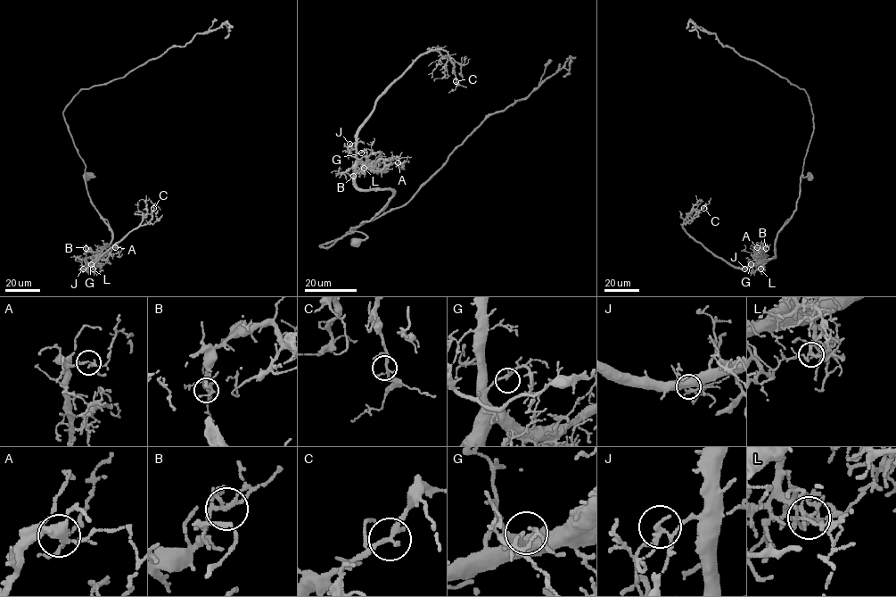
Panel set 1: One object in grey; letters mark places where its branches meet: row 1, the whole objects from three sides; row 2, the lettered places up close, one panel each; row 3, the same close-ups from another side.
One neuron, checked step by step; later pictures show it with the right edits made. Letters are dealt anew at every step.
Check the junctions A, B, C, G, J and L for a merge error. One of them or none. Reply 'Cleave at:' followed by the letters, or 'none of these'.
Cleave at: J

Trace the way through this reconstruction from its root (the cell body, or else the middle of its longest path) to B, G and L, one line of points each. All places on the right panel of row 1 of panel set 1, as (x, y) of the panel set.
B: (809, 176), (801, 178), (796, 210), (777, 233), (775, 257), (757, 263), (759, 254), (756, 252), (766, 247)
G: (809, 176), (801, 178), (796, 210), (777, 233), (775, 257), (751, 264)
L: (809, 176), (801, 178), (796, 210), (777, 233), (775, 257), (757, 263), (760, 269)

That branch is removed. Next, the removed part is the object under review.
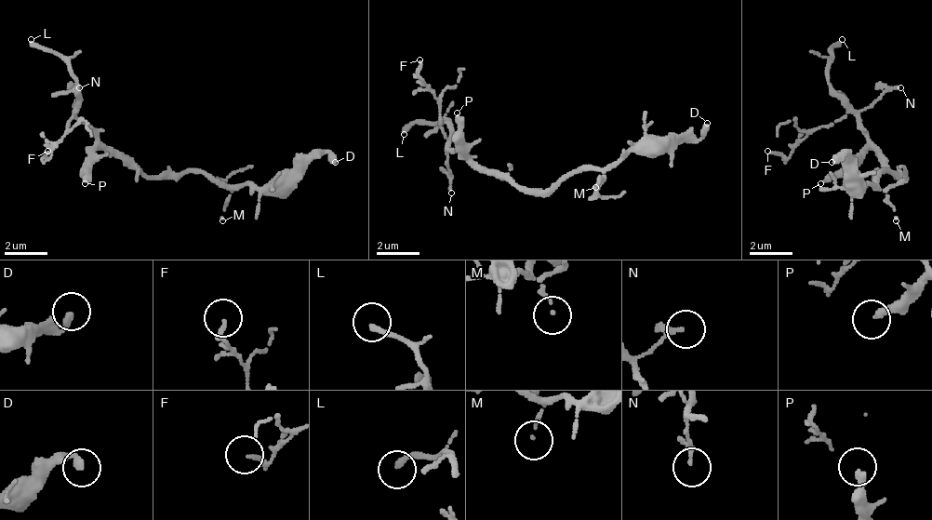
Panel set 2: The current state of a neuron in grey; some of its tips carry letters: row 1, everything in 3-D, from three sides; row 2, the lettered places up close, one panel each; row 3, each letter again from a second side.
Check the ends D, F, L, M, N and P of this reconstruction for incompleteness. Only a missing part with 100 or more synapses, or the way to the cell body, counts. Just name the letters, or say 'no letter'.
L

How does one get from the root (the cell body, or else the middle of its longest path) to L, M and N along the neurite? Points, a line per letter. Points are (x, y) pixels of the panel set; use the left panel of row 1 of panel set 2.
L: (148, 178), (100, 140), (79, 113), (79, 82), (73, 72), (31, 39)
M: (148, 178), (180, 178), (185, 172), (202, 172), (206, 178), (212, 178), (228, 193), (222, 220)
N: (148, 178), (126, 162), (122, 162), (73, 113), (73, 98), (79, 92), (79, 87)

